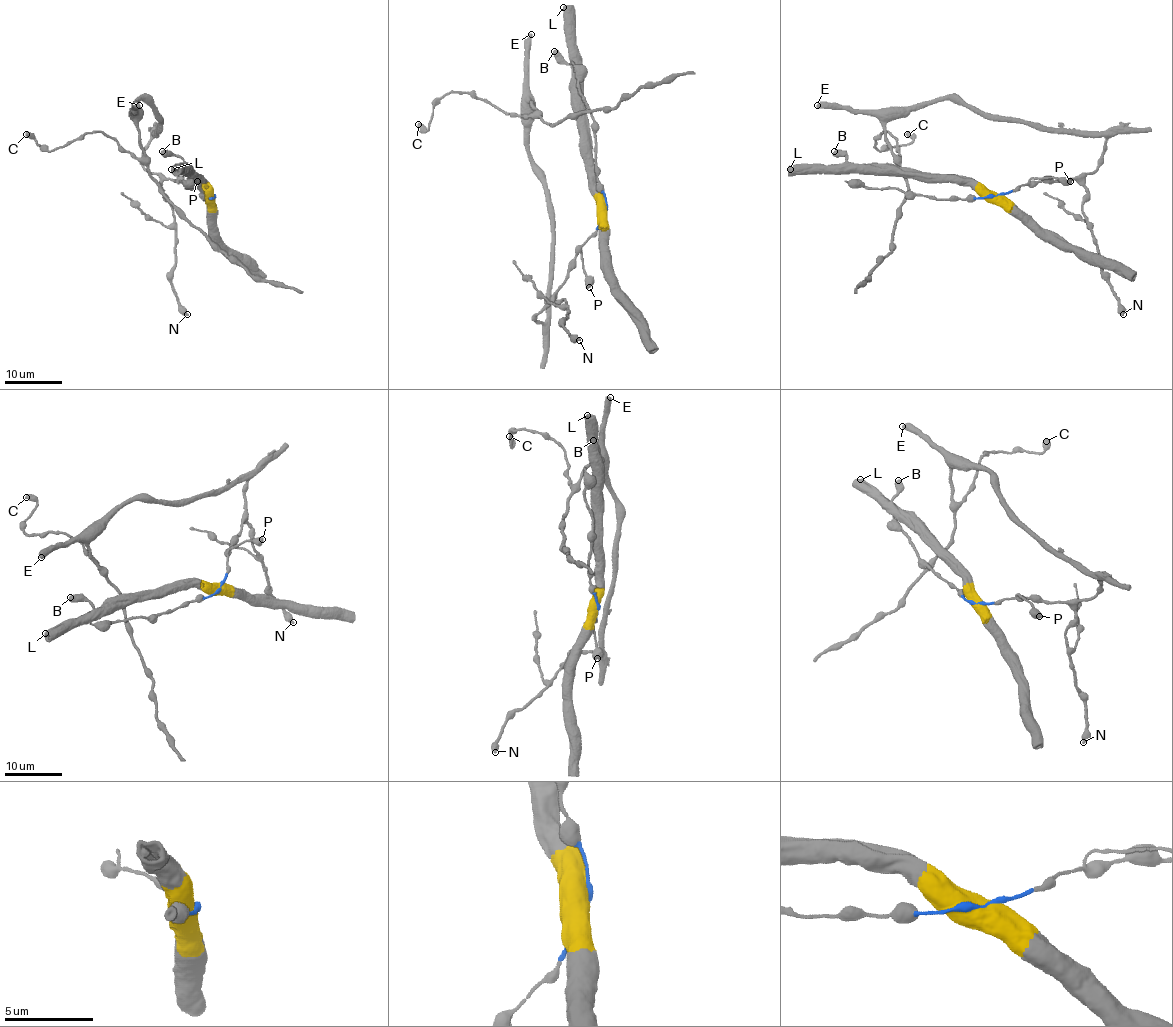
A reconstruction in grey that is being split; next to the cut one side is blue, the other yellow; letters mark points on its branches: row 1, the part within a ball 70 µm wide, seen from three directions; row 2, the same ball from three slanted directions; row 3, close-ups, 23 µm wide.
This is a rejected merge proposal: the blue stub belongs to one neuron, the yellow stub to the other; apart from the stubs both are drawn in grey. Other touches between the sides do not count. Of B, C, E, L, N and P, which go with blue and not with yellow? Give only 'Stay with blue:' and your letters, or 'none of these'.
Stay with blue: C, E, N, P

